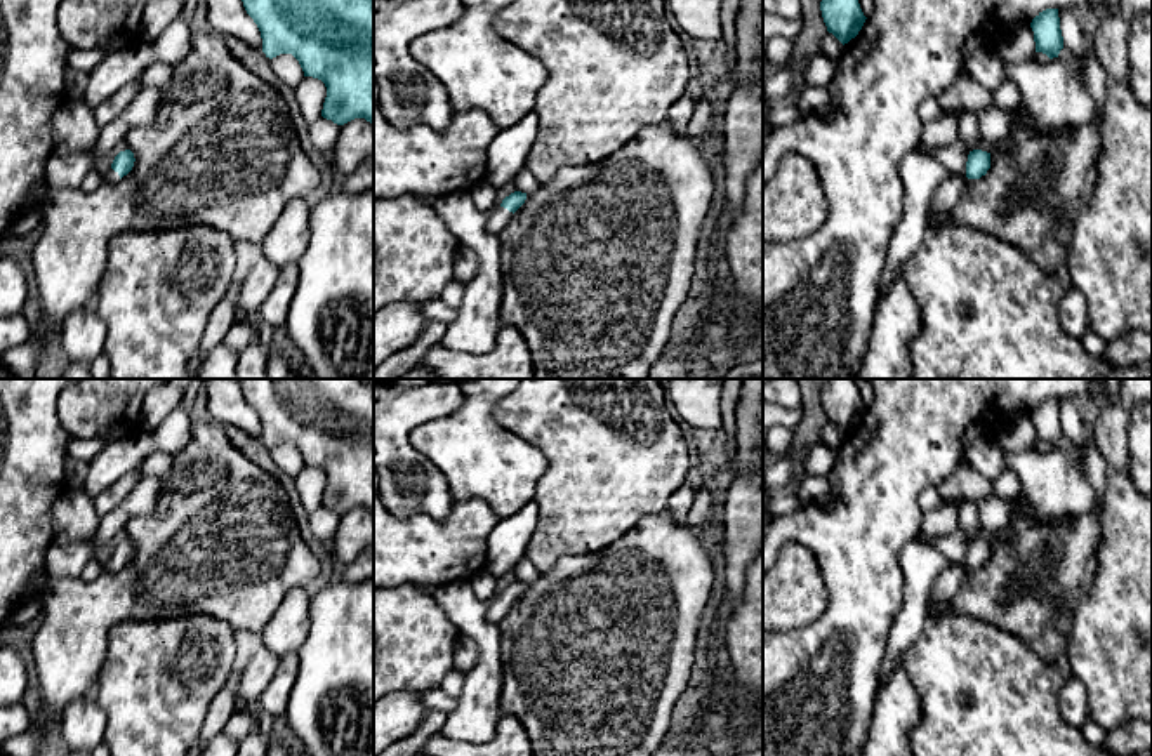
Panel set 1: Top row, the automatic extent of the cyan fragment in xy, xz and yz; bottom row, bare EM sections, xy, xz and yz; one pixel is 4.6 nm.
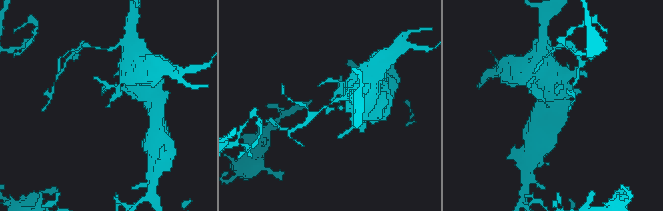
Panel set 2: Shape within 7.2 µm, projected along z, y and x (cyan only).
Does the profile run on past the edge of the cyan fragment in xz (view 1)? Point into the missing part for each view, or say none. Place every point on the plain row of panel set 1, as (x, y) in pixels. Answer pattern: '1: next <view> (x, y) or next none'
1: next xz (499, 605)

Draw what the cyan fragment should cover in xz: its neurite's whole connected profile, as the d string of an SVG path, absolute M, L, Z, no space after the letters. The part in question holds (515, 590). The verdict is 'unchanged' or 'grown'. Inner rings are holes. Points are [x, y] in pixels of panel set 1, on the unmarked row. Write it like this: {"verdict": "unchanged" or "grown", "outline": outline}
{"verdict": "grown", "outline": "M514 580L502 589L500 594L495 594L487 608L487 619L493 624L499 624L500 619L507 613L511 605L525 593L526 582Z"}

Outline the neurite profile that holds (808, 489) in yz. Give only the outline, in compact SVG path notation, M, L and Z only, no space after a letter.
M804 474L796 485L796 494L798 497L804 502L810 504L817 497L822 497L829 492L829 481L827 478L810 478Z

